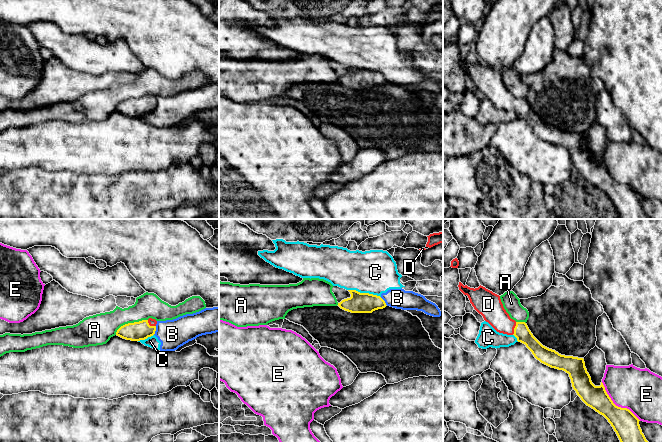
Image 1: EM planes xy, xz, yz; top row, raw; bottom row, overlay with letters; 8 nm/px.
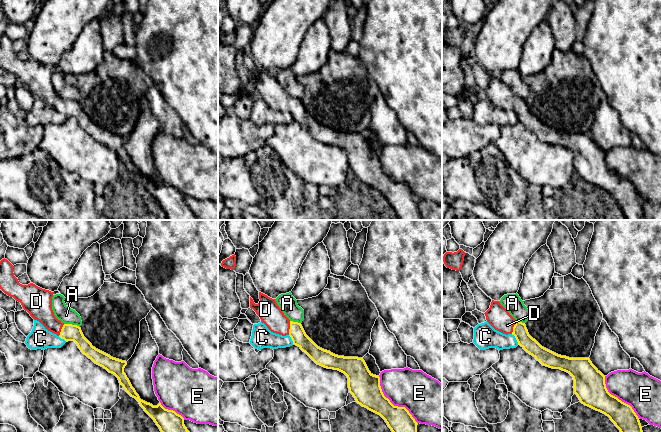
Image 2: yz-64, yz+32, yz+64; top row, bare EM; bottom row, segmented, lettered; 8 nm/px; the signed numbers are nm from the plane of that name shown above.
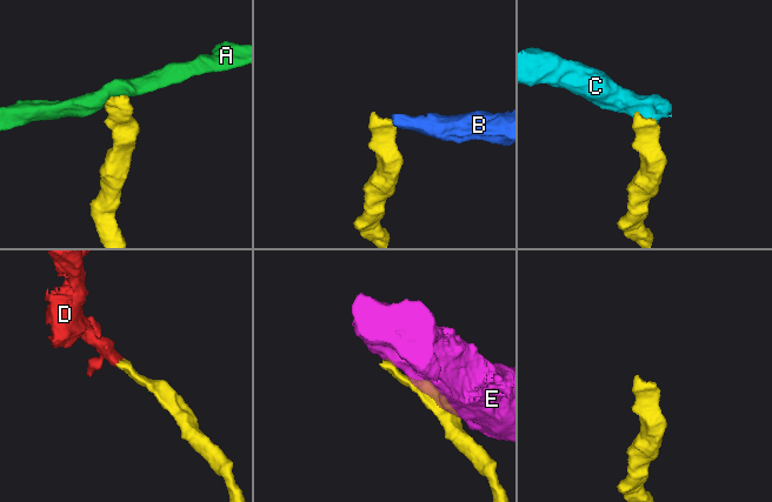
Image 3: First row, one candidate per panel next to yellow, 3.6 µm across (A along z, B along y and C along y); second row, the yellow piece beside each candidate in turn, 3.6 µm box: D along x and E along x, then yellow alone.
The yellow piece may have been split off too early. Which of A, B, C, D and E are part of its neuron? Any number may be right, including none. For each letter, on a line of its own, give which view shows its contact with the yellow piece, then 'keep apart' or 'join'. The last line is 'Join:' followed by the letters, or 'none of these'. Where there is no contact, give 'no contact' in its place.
A: xy | keep apart
B: xy | keep apart
C: xz | keep apart
D: yz | join
E: yz | keep apart
Join: D

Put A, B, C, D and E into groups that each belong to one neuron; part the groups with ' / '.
A / B C / D / E

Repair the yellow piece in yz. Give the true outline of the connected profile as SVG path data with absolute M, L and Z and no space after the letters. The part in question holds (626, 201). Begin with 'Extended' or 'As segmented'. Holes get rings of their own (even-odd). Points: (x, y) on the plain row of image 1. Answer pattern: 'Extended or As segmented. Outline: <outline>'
Extended. Outline: M459 58L459 66L467 71L474 85L497 108L514 111L526 121L541 139L569 150L572 163L581 176L603 191L613 203L621 219L649 219L639 201L639 195L627 184L616 182L607 170L603 159L595 162L583 134L561 131L543 122L531 109L525 98L511 95L503 83L500 72L483 62L470 64Z

